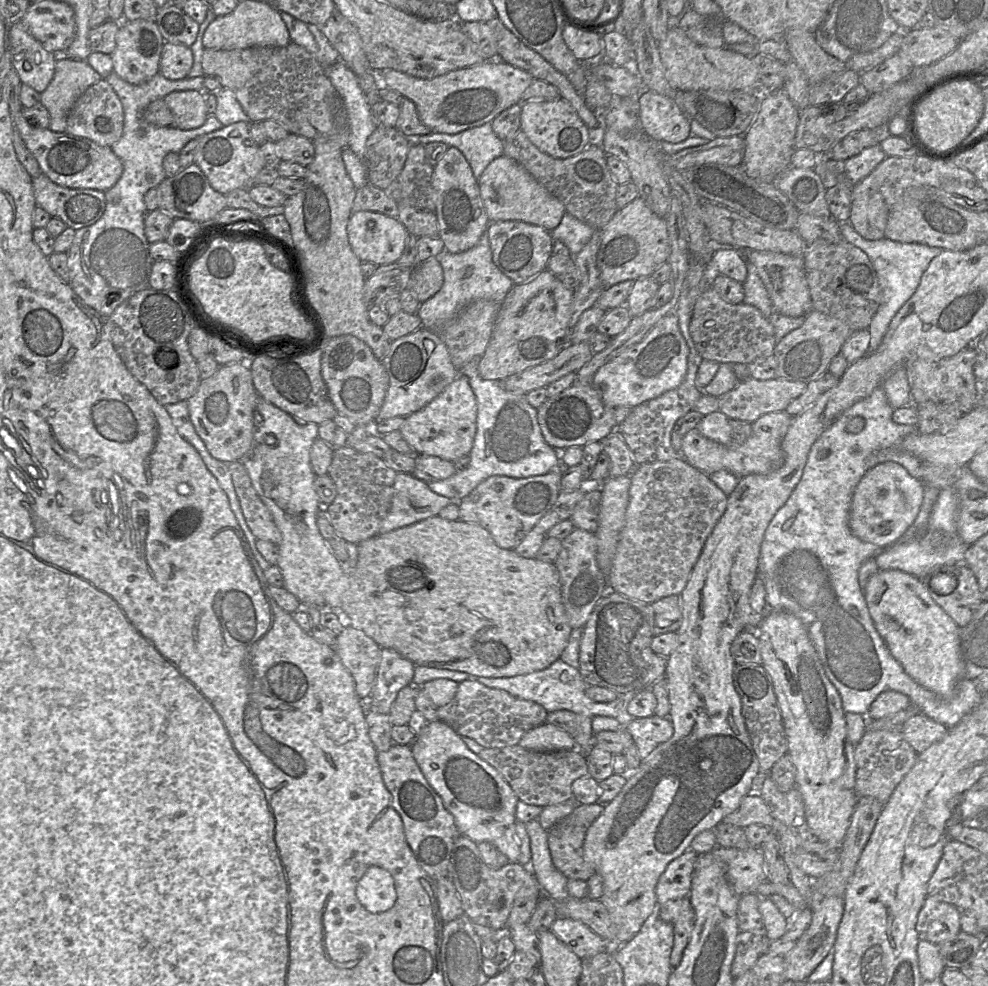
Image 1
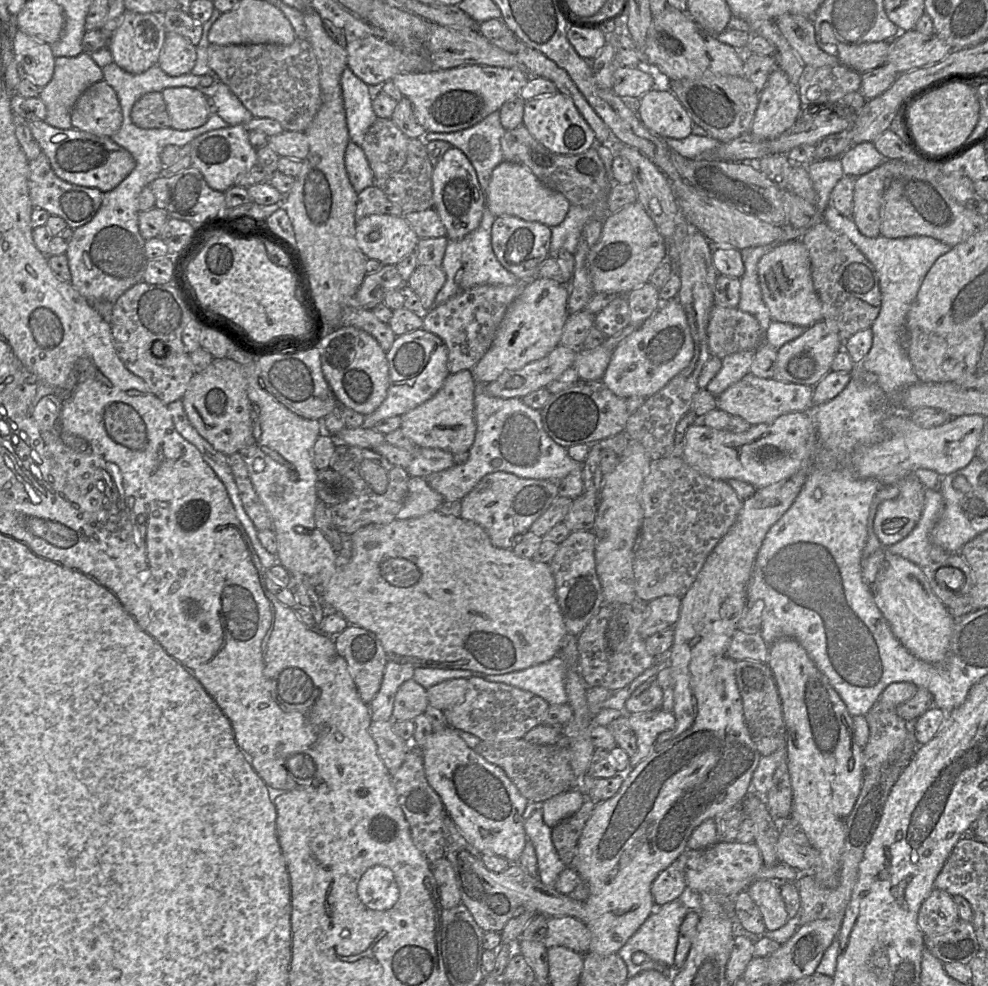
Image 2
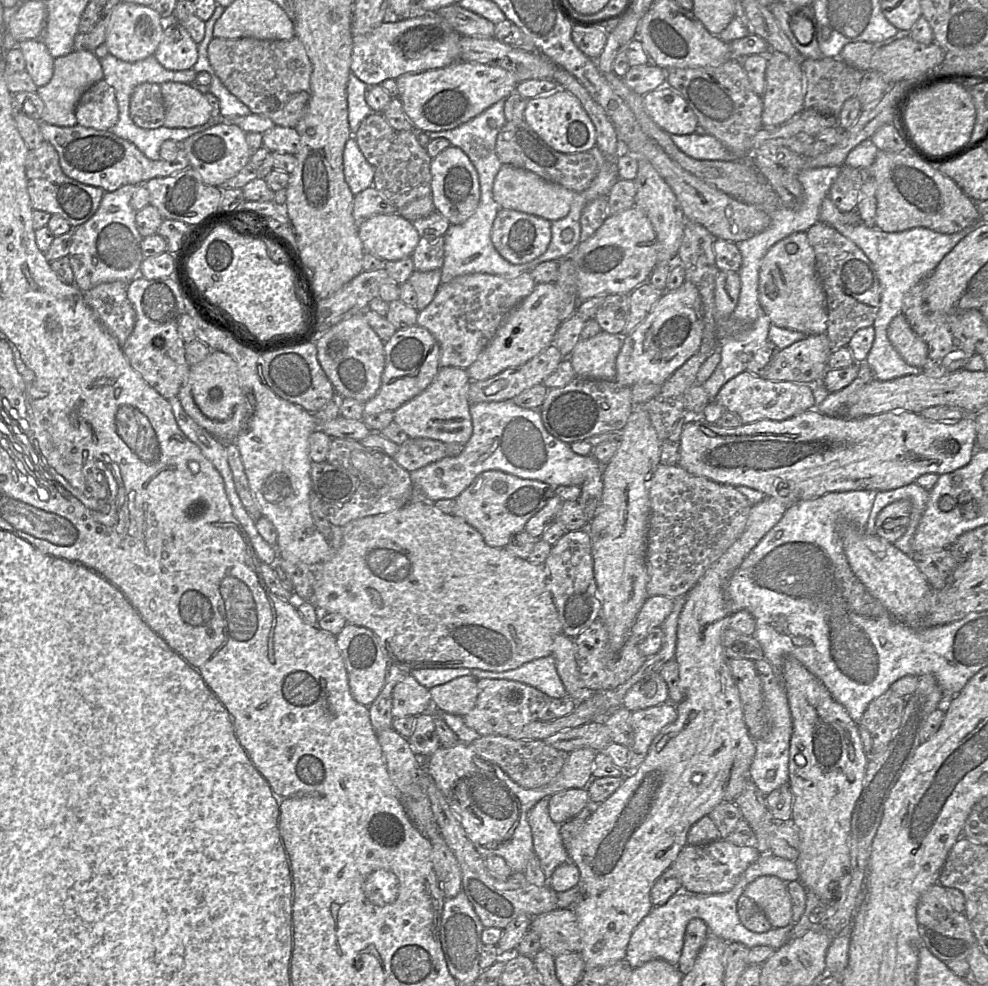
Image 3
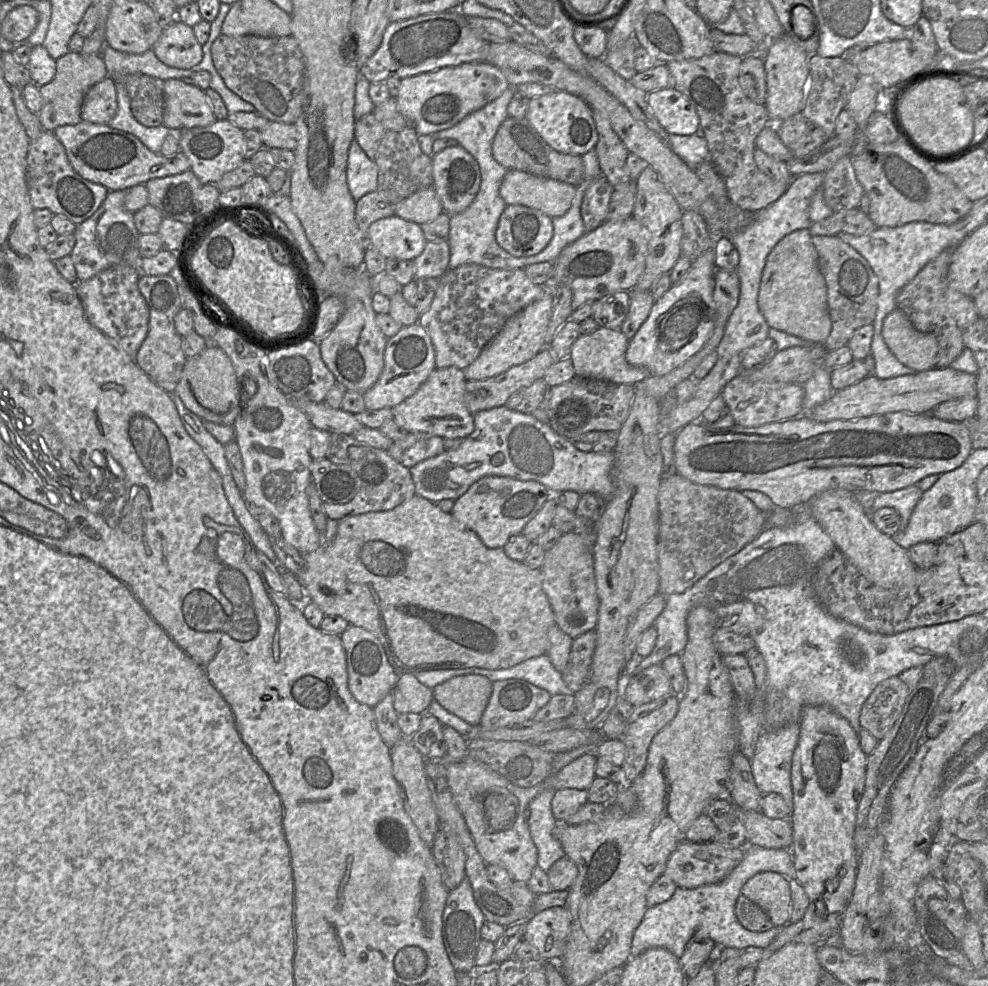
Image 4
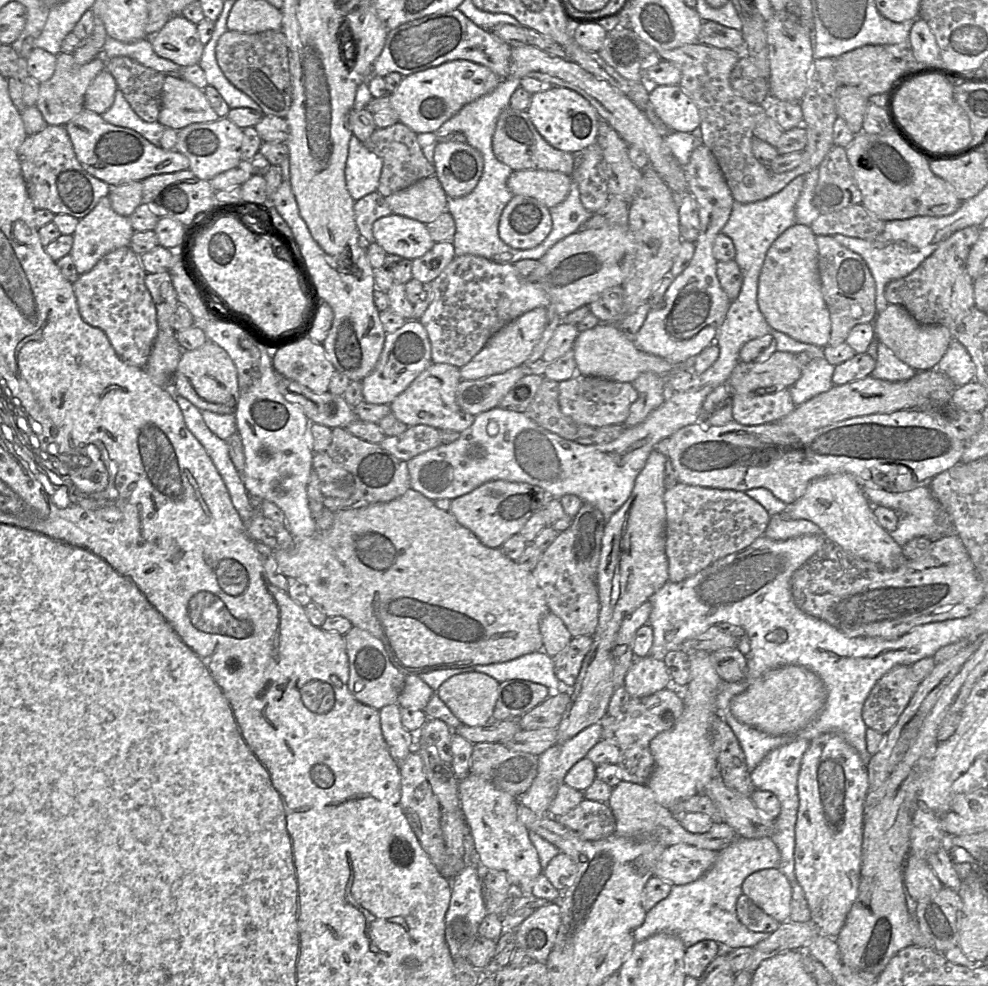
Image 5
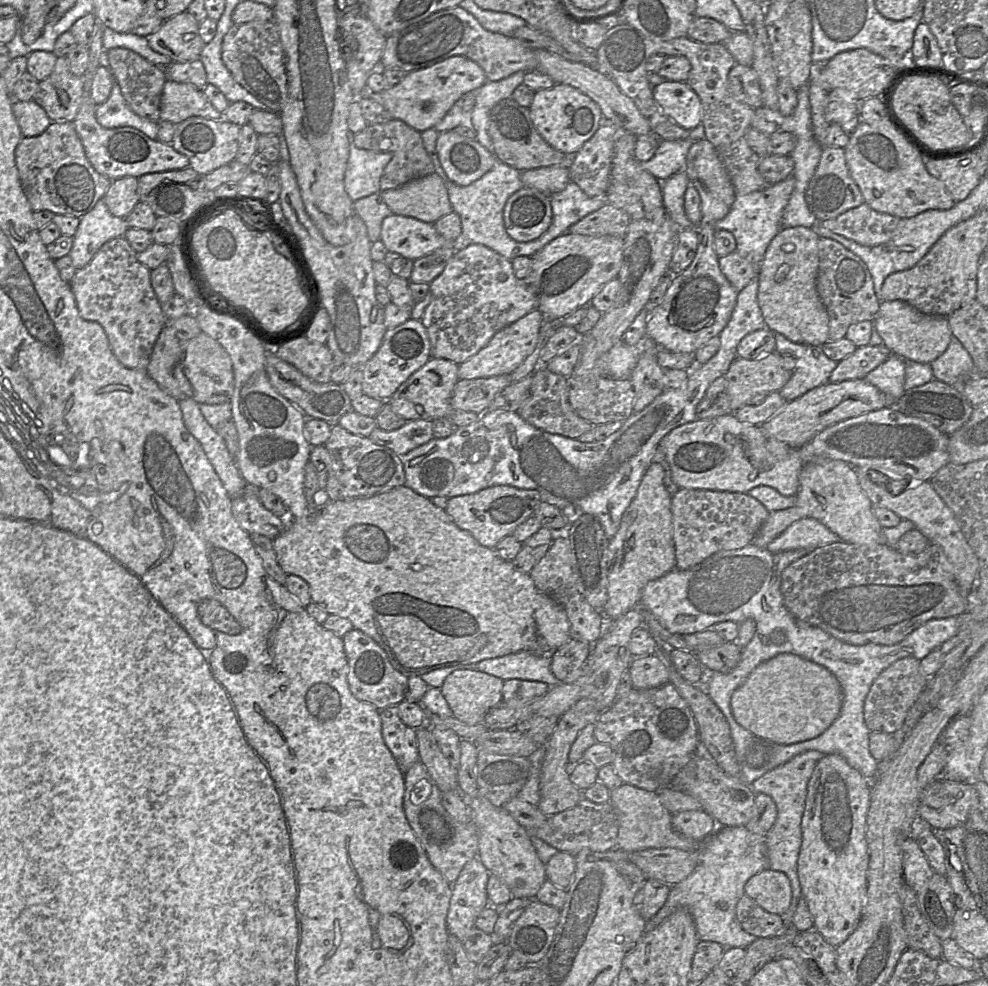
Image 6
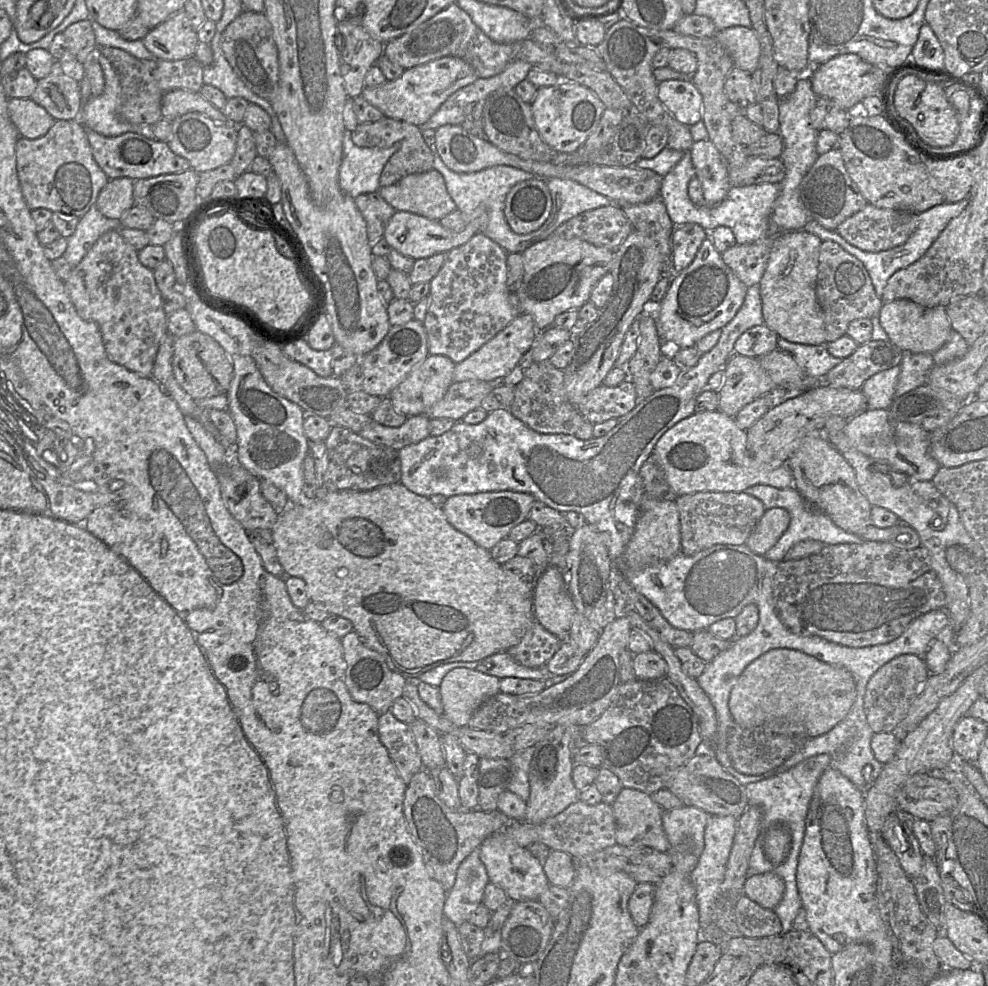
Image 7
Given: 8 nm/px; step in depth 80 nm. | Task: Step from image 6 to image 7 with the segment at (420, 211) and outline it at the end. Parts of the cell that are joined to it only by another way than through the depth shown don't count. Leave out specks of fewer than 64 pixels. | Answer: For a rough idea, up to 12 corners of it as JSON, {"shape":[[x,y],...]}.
{"shape":[[440,172],[379,189],[396,211],[439,221],[457,210]]}

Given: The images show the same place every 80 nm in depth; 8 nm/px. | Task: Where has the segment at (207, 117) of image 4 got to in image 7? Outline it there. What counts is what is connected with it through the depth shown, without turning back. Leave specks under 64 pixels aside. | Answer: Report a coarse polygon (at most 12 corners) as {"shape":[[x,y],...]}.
{"shape":[[165,92],[162,118],[200,113],[222,125],[234,124],[199,92]]}

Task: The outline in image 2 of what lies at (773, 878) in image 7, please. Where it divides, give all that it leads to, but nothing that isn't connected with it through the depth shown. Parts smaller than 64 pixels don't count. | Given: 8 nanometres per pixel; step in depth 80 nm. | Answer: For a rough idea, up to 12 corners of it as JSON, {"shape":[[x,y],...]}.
{"shape":[[755,880],[746,891],[768,931],[789,916],[775,881]]}

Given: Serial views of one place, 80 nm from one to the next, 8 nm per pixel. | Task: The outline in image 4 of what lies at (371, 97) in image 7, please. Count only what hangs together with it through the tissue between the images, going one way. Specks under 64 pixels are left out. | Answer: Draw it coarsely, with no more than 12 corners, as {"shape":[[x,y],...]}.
{"shape":[[488,62],[400,79],[419,134],[450,128],[511,85]]}

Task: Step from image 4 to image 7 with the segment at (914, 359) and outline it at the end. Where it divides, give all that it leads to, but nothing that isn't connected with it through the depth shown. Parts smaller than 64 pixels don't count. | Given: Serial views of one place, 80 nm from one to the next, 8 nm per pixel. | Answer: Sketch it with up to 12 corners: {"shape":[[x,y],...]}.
{"shape":[[883,303],[879,321],[903,351],[935,353],[952,331],[946,307]]}

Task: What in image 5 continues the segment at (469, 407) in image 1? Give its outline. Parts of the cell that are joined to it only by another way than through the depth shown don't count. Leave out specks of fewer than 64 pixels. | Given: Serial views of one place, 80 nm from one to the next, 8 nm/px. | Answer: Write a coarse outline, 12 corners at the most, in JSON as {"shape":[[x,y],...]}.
{"shape":[[431,363],[390,404],[408,427],[461,433],[457,366]]}

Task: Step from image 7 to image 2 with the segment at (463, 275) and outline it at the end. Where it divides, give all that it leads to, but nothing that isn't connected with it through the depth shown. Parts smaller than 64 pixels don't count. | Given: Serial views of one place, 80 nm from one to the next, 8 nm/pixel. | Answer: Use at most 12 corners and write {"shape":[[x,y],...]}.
{"shape":[[527,281],[478,285],[423,313],[449,373],[472,370]]}

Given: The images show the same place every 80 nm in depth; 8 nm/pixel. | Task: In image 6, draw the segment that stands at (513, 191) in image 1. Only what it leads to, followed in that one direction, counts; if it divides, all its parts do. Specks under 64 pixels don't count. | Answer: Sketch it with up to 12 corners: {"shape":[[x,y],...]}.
{"shape":[[566,165],[524,170],[523,187],[547,195],[571,181]]}

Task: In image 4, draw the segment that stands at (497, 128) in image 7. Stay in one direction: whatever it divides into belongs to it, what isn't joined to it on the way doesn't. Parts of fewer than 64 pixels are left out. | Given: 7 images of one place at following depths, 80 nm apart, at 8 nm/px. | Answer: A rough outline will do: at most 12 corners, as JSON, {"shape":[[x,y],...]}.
{"shape":[[508,116],[492,155],[520,170],[574,186],[582,156],[553,149],[526,118]]}

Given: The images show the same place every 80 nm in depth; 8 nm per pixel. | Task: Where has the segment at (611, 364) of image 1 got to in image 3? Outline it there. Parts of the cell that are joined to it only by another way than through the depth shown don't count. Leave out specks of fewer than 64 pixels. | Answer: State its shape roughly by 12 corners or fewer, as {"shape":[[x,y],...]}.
{"shape":[[685,280],[623,336],[615,381],[662,385],[699,350]]}

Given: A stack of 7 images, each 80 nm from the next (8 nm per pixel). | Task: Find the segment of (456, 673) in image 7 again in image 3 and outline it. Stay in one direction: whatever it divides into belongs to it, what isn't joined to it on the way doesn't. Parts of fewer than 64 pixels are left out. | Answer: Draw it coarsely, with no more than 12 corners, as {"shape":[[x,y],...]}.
{"shape":[[472,675],[429,689],[433,708],[463,717],[479,694]]}

